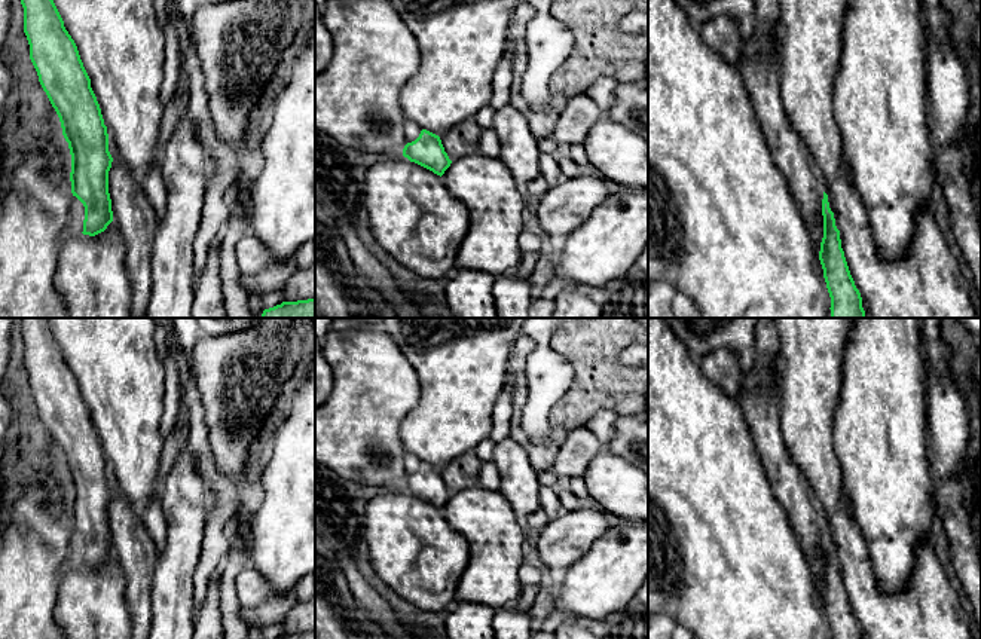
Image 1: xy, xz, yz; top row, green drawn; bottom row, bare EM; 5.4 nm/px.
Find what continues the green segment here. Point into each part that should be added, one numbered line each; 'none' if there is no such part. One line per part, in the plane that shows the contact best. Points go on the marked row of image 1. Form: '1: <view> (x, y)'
1: yz (761, 72)

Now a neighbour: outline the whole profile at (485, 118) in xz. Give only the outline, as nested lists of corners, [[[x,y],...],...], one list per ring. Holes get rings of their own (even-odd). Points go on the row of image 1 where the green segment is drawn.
[[[490,106],[479,110],[473,117],[483,129],[492,129],[495,119],[495,108]]]

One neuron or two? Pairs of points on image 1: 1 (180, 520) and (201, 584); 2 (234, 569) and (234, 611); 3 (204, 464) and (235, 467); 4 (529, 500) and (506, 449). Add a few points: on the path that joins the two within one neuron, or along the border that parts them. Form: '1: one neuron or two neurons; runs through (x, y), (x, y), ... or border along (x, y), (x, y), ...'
1: two neurons; border along (204, 534), (201, 556), (193, 574), (193, 602)
2: one neuron; runs through (229, 580), (229, 601)
3: two neurons; border along (208, 431), (208, 445), (214, 464), (235, 485)
4: one neuron; runs through (520, 488), (512, 461)

